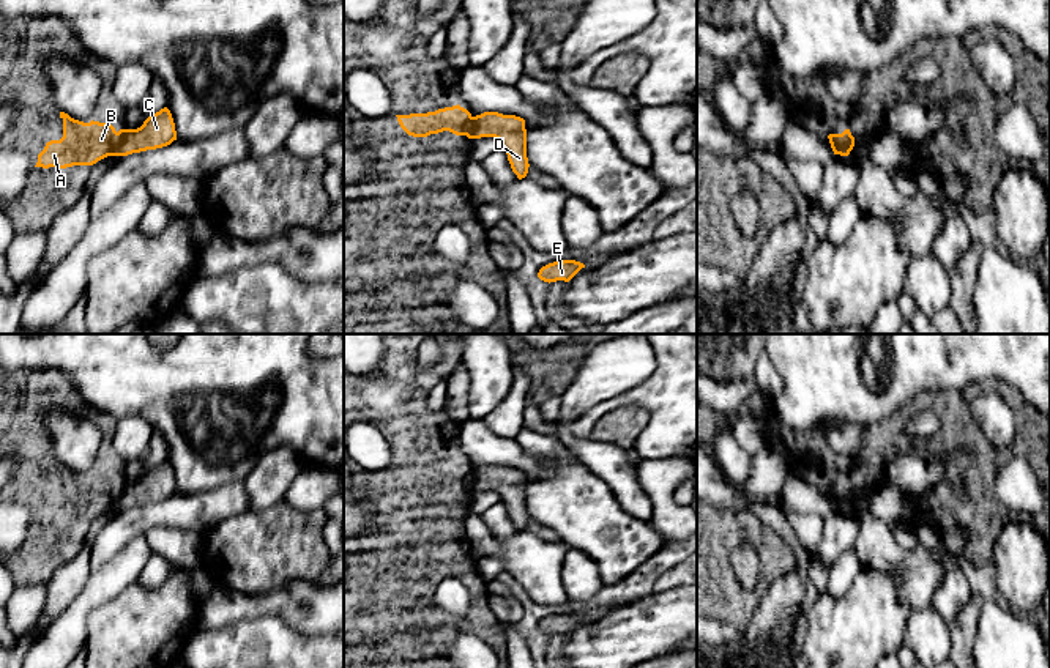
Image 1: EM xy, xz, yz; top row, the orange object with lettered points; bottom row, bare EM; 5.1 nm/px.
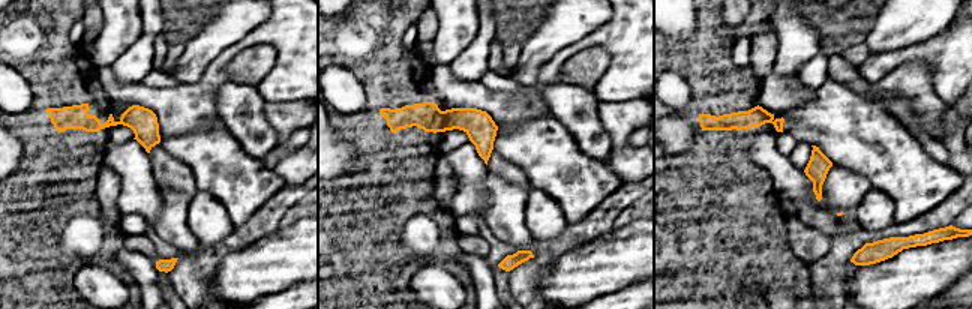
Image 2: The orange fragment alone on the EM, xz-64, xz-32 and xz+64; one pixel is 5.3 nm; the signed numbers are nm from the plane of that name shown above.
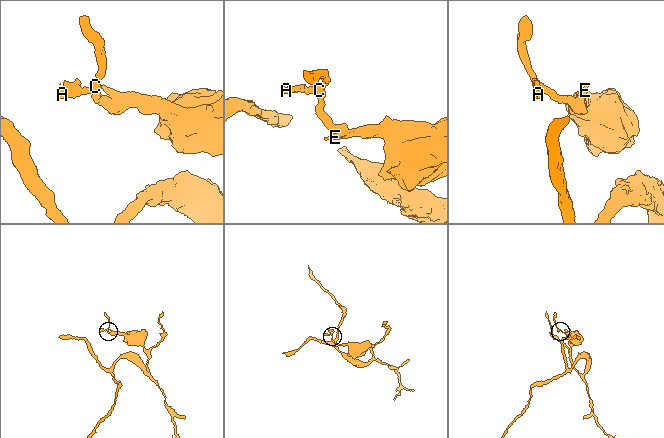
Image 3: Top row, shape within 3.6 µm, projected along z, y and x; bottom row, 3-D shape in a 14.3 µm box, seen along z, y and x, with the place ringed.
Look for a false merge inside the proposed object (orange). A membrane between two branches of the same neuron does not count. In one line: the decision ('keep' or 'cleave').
cleave

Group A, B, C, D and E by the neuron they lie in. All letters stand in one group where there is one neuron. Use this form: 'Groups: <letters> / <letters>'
Groups: A B / C D E

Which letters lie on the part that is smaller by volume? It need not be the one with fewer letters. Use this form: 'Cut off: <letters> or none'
Cut off: A, B

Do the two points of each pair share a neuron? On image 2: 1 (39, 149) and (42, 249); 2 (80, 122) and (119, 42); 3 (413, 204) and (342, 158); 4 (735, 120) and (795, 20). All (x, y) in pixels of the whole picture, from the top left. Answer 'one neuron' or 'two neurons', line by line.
1: one neuron
2: two neurons
3: two neurons
4: two neurons

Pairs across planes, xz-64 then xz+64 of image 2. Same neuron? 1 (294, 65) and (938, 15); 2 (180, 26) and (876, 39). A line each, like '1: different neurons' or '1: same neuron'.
1: different neurons
2: different neurons

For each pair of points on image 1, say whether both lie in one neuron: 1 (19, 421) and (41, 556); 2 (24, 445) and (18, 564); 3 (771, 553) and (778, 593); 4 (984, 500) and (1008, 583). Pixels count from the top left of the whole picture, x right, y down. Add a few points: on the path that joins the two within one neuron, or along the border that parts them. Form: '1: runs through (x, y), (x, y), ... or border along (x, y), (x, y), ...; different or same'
1: runs through (33, 454), (41, 478), (48, 486), (48, 523); same
2: runs through (40, 475), (46, 484), (46, 534); same
3: border along (796, 567), (779, 575), (763, 593), (754, 610); different
4: border along (1019, 517), (1003, 525), (994, 541), (990, 560); different

